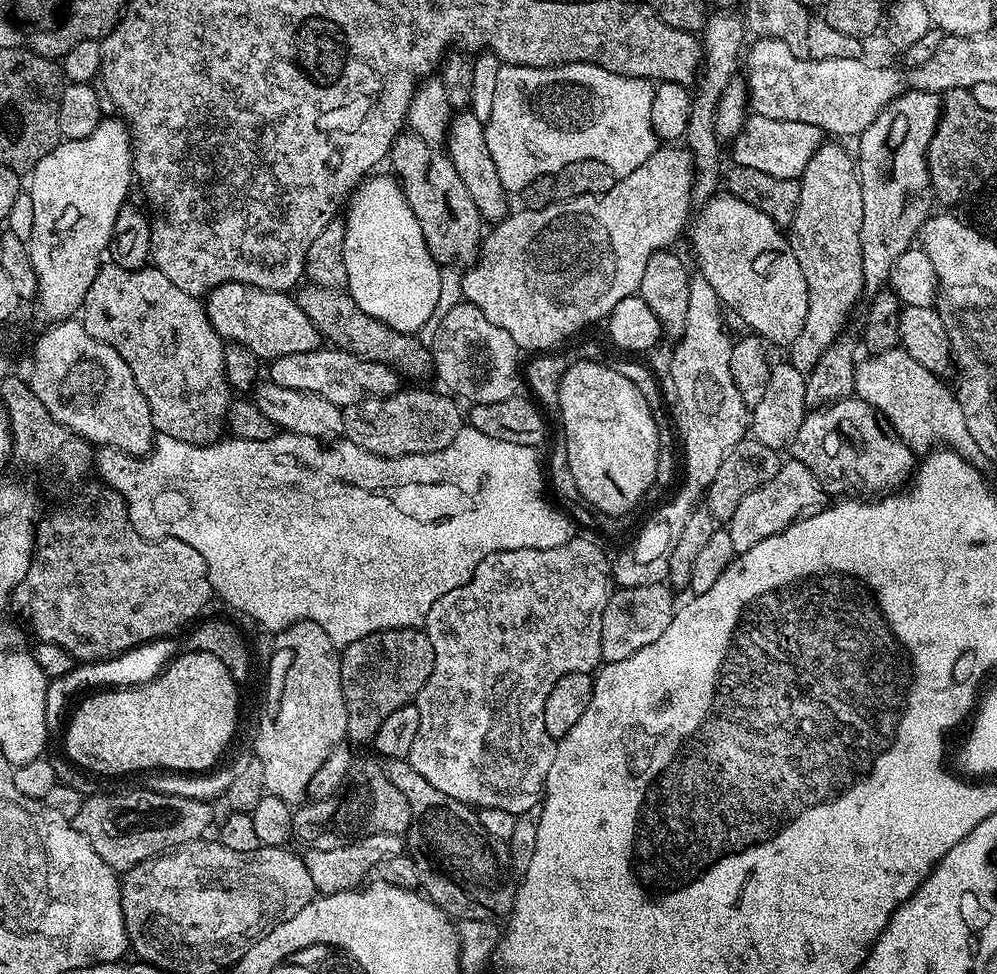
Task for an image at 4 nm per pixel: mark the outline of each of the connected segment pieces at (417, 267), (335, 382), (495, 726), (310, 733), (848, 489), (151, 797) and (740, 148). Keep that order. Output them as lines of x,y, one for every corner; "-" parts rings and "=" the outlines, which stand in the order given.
391,175
376,176
365,179
351,193
346,204
348,216
343,217
346,238
344,239
344,261
348,275
348,295
356,300
357,306
370,316
381,320
387,328
399,332
416,334
420,327
434,312
438,302
439,270
423,241
422,228
414,211
407,204
403,190
397,179
=
321,346
310,350
306,354
282,354
282,358
271,361
267,368
267,379
271,383
286,386
286,390
302,390
310,394
318,394
318,398
326,398
326,402
334,402
334,406
338,406
341,410
360,404
364,400
392,396
395,392
401,391
402,388
402,377
393,368
380,362
356,356
353,352
343,348
333,348
331,346
=
573,538
562,546
554,546
546,550
523,548
522,550
502,550
482,558
482,562
468,577
468,581
438,598
434,606
430,606
428,616
424,619
423,631
428,633
430,646
434,646
434,670
416,695
414,701
418,710
418,735
414,737
414,746
410,746
407,760
414,770
434,786
434,790
442,790
442,794
450,794
450,798
458,798
458,802
475,806
477,809
493,808
494,810
510,810
521,816
526,810
537,807
543,801
544,783
550,774
550,766
554,763
557,741
546,734
546,722
542,722
542,710
546,710
546,698
550,690
554,690
554,682
566,674
575,672
595,673
602,664
602,614
606,610
606,602
612,597
614,581
610,567
610,556
607,556
592,540
=
303,620
297,624
291,624
289,628
279,633
280,649
272,656
268,664
268,685
264,688
264,709
260,712
260,725
256,728
256,756
255,759
264,768
264,791
274,798
282,798
289,806
296,806
308,796
310,780
315,772
322,766
325,758
334,750
336,744
341,743
348,734
348,715
346,714
346,698
342,694
342,682
340,681
340,652
338,645
330,642
326,630
318,626
313,620
=
859,398
839,400
809,411
794,434
790,456
812,472
823,491
825,488
828,492
855,494
860,498
895,493
911,481
918,464
917,457
896,433
895,426
=
120,792
117,796
88,796
72,824
94,846
94,854
117,873
151,861
191,840
201,839
206,826
214,823
213,805
189,796
167,796
164,792
=
749,115
745,119
740,133
731,141
732,164
750,166
750,170
762,170
762,174
774,174
774,178
799,180
806,170
810,158
825,143
826,134
810,122
786,122
778,118

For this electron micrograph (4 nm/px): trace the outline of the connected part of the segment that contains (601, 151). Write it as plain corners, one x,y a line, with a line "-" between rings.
506,64
498,70
498,86
494,86
494,98
490,106
490,118
484,124
487,149
490,150
490,158
497,166
498,175
502,180
502,186
508,194
519,194
534,178
539,176
551,176
561,172
570,162
579,160
597,160
602,162
617,178
626,174
634,174
650,154
654,154
658,147
656,132
652,128
651,106
654,103
656,89
653,81
643,80
642,78
630,78
622,74
614,74
610,70
602,70
602,66
593,64
559,64
556,68
531,68
525,64

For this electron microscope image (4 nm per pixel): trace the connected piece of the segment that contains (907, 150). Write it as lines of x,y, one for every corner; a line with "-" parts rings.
915,90
903,92
889,102
880,111
878,118
874,118
874,122
870,122
870,126
866,126
866,130
858,137
858,143
860,143
858,171
862,186
860,245
865,289
879,290
889,283
894,262
898,262
898,254
906,254
906,250
913,247
920,229
924,227
933,211
934,200
930,195
932,180
928,177
928,147
940,121
941,107
941,97
935,92

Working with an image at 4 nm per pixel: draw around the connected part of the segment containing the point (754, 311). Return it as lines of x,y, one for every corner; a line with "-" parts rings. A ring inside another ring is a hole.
727,194
713,196
701,208
704,209
697,216
695,213
691,225
692,248
700,263
699,275
704,276
710,286
714,286
714,294
718,294
721,305
725,309
733,308
761,340
769,345
791,346
794,338
798,338
798,330
802,330
802,322
806,322
808,291
806,278
802,278
802,266
798,266
798,258
794,258
785,233
770,217
762,214
762,210
750,206
750,202
742,202
740,198

